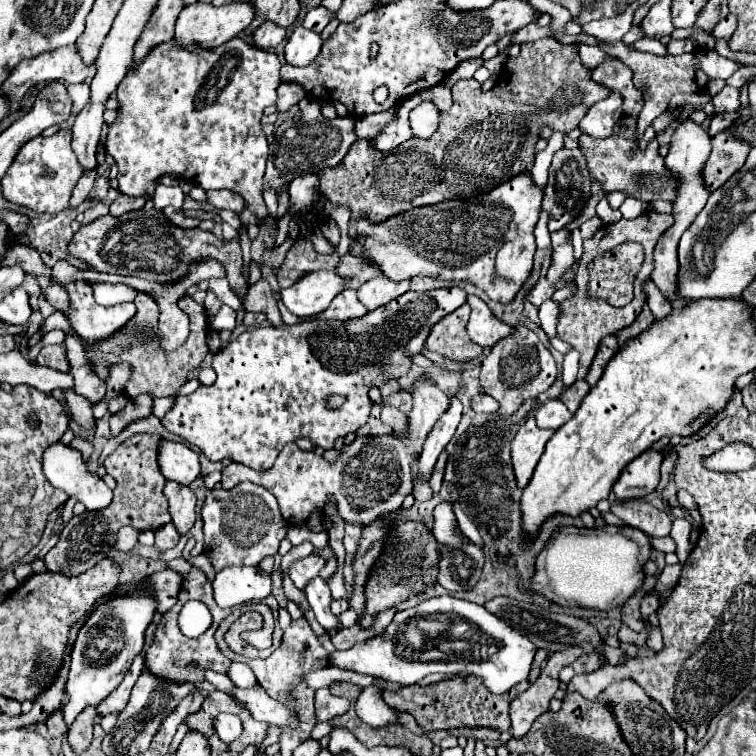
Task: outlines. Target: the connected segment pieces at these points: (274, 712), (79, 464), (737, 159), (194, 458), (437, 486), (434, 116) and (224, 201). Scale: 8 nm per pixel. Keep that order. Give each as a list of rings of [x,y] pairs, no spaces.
[[[259,684],[253,688],[233,688],[231,698],[239,706],[247,708],[255,720],[269,722],[273,726],[295,728],[295,714],[289,708],[283,708],[283,704],[275,704],[275,700],[271,700]]]
[[[59,442],[51,444],[43,454],[43,472],[55,488],[79,500],[89,512],[97,512],[111,504],[113,492],[99,476],[87,472],[81,454],[69,446]]]
[[[729,130],[719,132],[715,138],[711,138],[711,142],[713,142],[713,150],[705,164],[703,176],[705,176],[707,190],[713,192],[721,184],[725,184],[731,178],[731,174],[735,174],[745,164],[749,146],[737,140],[735,136],[731,136]]]
[[[163,440],[159,448],[159,470],[165,480],[189,486],[199,476],[199,456],[185,444]]]
[[[444,450],[439,456],[439,462],[435,464],[435,472],[431,474],[429,486],[434,493],[440,491],[444,480],[444,469],[447,462],[447,452]]]
[[[421,102],[417,104],[411,114],[409,114],[409,122],[413,128],[413,134],[419,138],[429,138],[437,126],[439,126],[439,110],[435,104],[431,102]]]
[[[229,190],[207,192],[207,204],[217,210],[233,210],[235,214],[241,214],[243,210],[243,200],[239,200],[239,196],[235,196],[235,192]]]

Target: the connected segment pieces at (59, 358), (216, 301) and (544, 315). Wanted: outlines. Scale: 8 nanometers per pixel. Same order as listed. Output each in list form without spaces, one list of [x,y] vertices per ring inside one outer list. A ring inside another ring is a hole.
[[[63,344],[43,346],[41,352],[39,352],[39,356],[37,356],[37,364],[69,372],[69,362],[67,362],[67,356],[65,356],[65,346]]]
[[[207,290],[204,307],[210,316],[214,316],[219,311],[223,302],[211,291]]]
[[[545,300],[539,308],[539,326],[545,330],[549,338],[555,336],[557,328],[557,316],[559,316],[559,304],[553,300]]]

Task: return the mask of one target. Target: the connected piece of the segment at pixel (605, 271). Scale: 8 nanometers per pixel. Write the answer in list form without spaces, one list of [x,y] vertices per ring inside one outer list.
[[[623,242],[601,256],[589,268],[589,292],[593,298],[603,298],[611,306],[623,306],[633,300],[633,278],[643,264],[643,246]]]

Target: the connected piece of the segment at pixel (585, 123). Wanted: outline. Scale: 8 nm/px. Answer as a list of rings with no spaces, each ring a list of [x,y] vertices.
[[[619,92],[609,94],[607,100],[601,100],[597,104],[593,104],[587,112],[587,116],[581,120],[579,128],[583,130],[583,134],[595,136],[595,138],[607,138],[613,132],[615,122],[623,116],[623,98]]]

